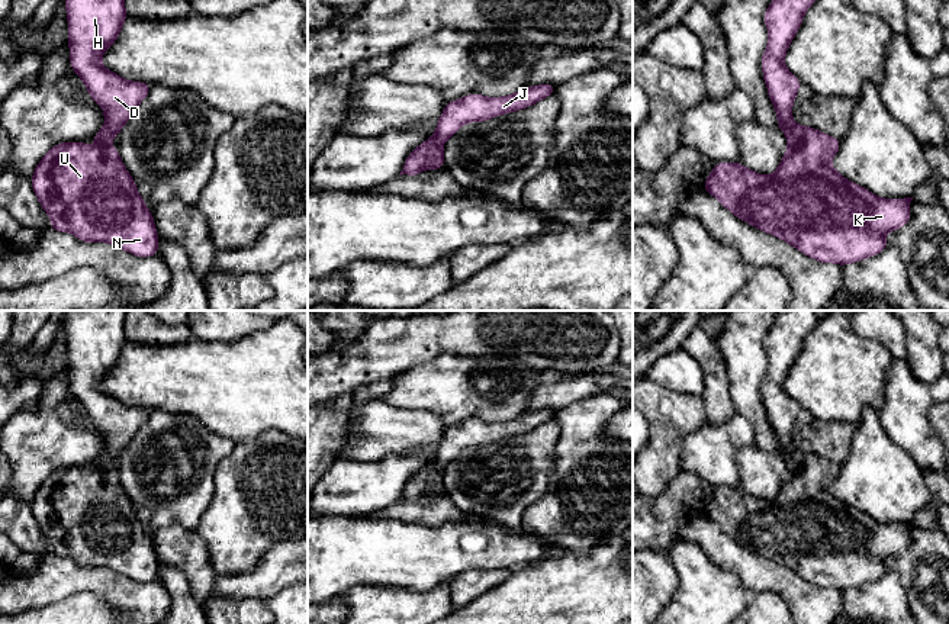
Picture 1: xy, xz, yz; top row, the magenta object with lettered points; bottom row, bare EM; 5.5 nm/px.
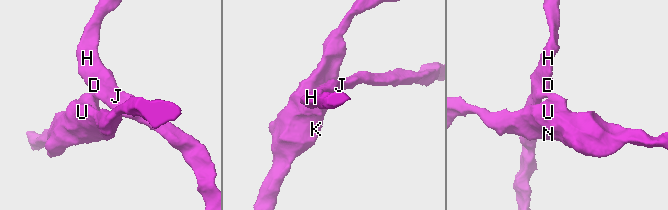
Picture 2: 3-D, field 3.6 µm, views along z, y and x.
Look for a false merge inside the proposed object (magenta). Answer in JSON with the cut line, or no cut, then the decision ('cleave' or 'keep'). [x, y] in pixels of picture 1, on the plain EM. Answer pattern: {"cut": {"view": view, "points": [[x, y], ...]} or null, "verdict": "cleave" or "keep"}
{"cut": {"view": "xz", "points": [[431, 463], [440, 472]]}, "verdict": "cleave"}

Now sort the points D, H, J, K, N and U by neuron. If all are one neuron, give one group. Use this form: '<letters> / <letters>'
D H J / K N U

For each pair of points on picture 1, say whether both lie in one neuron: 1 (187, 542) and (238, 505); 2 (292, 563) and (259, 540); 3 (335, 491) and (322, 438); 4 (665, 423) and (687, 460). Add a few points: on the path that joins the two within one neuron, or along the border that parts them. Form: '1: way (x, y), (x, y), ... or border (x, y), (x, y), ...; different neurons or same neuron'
1: border (195, 530), (203, 540), (212, 565); different neurons
2: border (292, 539), (276, 543), (247, 572); different neurons
3: border (337, 456), (322, 476); different neurons
4: border (703, 425), (682, 441), (679, 470); different neurons

